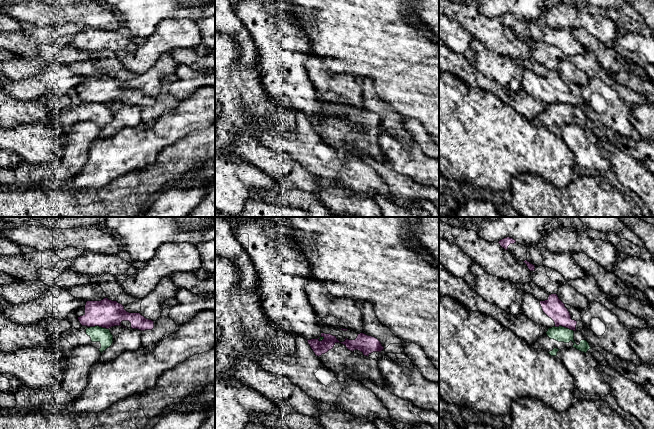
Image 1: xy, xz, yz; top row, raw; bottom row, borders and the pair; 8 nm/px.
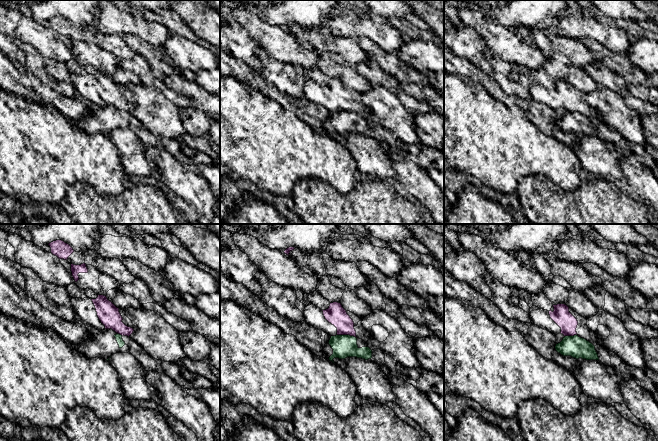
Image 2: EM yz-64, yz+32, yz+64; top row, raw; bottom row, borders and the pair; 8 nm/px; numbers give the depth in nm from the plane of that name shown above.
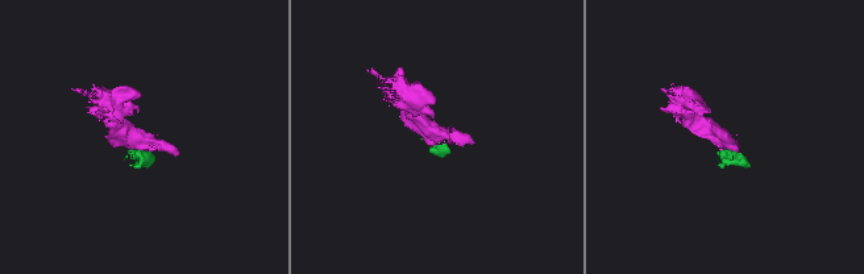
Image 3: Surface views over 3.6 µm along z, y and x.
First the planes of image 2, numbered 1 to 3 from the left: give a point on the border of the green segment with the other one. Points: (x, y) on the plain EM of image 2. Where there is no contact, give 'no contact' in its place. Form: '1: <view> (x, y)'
1: yz-64 (120, 110)
2: yz+32 (347, 110)
3: yz+64 (572, 111)

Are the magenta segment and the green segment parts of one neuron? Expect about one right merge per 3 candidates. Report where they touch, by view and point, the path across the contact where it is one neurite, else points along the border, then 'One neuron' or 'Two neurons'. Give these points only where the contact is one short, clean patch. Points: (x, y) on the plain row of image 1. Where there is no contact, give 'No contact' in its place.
Touches magenta at yz (564, 102). Boundary: yz (554, 102), (564, 102), (573, 107). Two neurons

